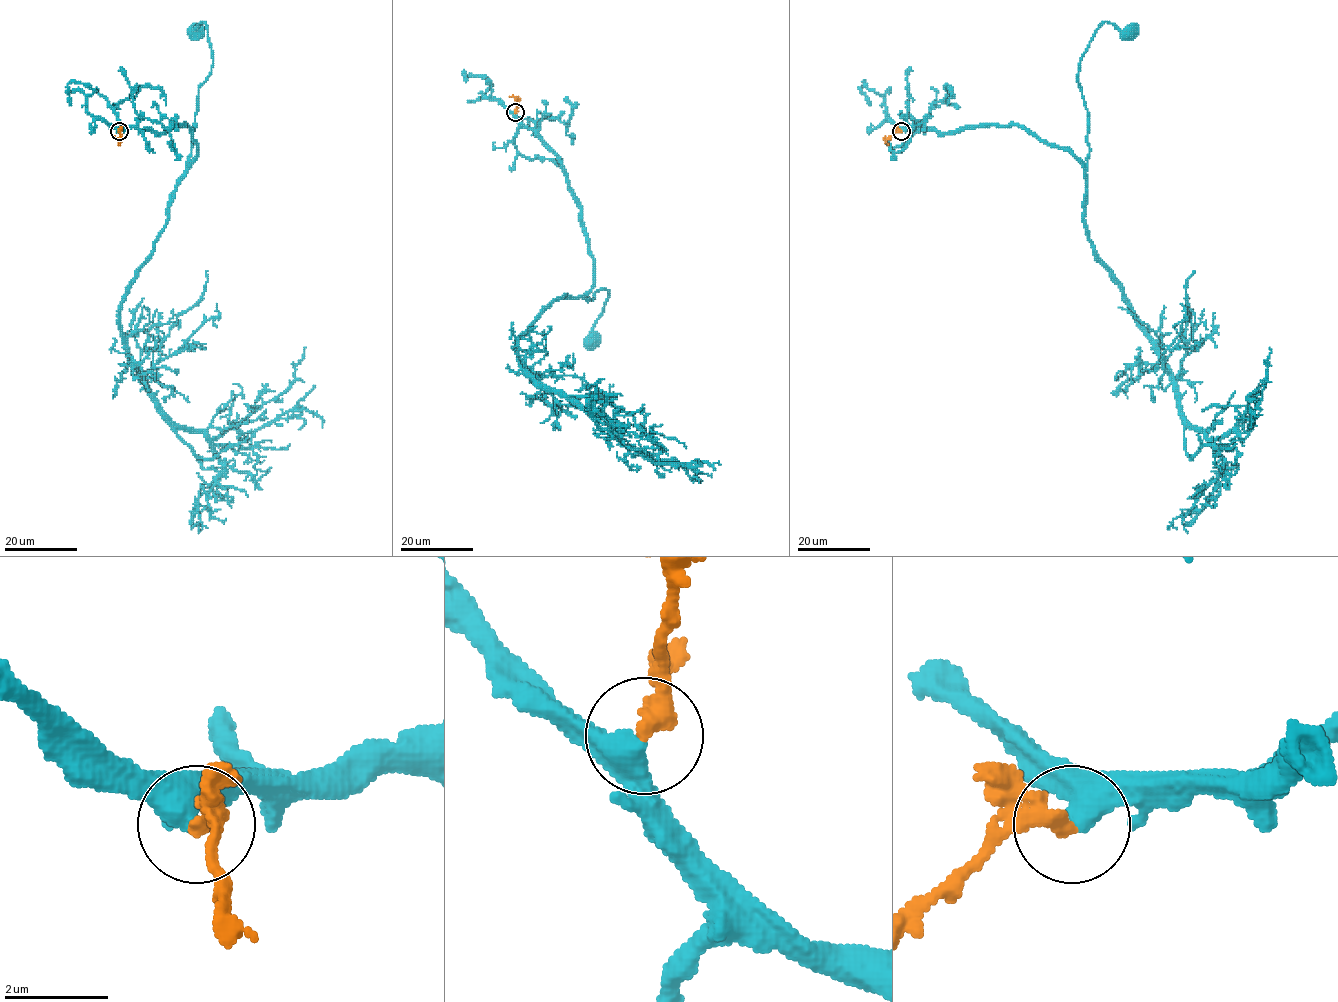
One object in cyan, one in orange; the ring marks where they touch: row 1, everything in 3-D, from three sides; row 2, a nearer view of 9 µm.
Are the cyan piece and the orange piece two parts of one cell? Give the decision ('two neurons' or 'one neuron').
one neuron

